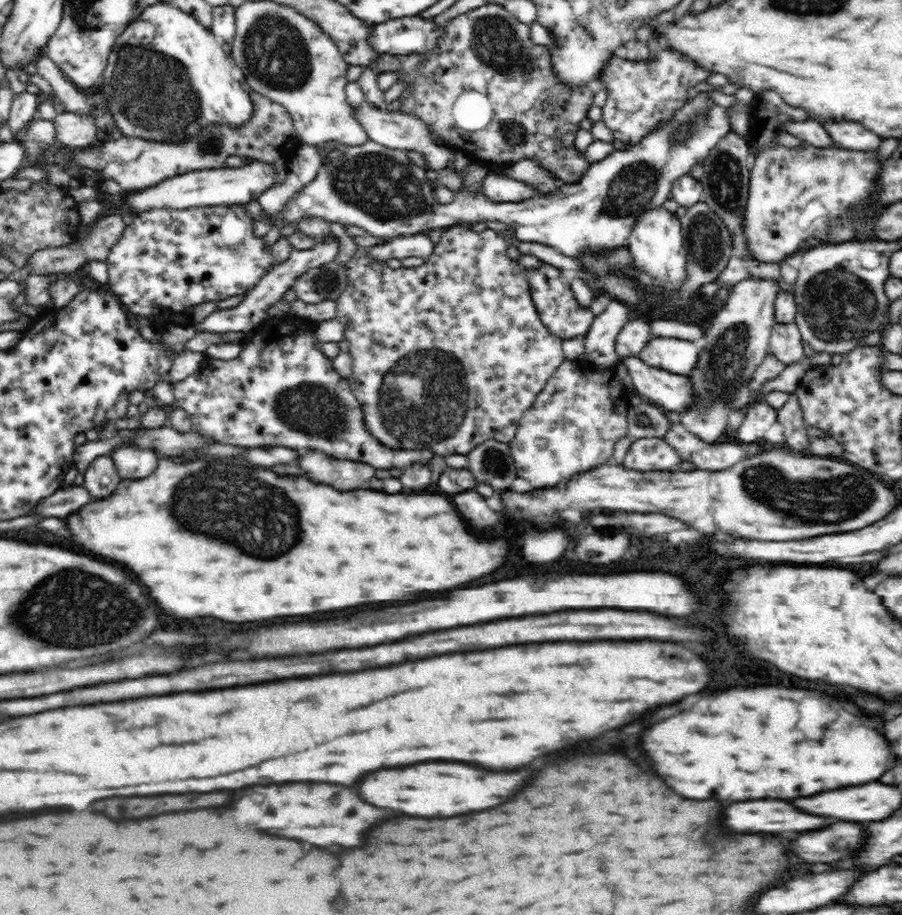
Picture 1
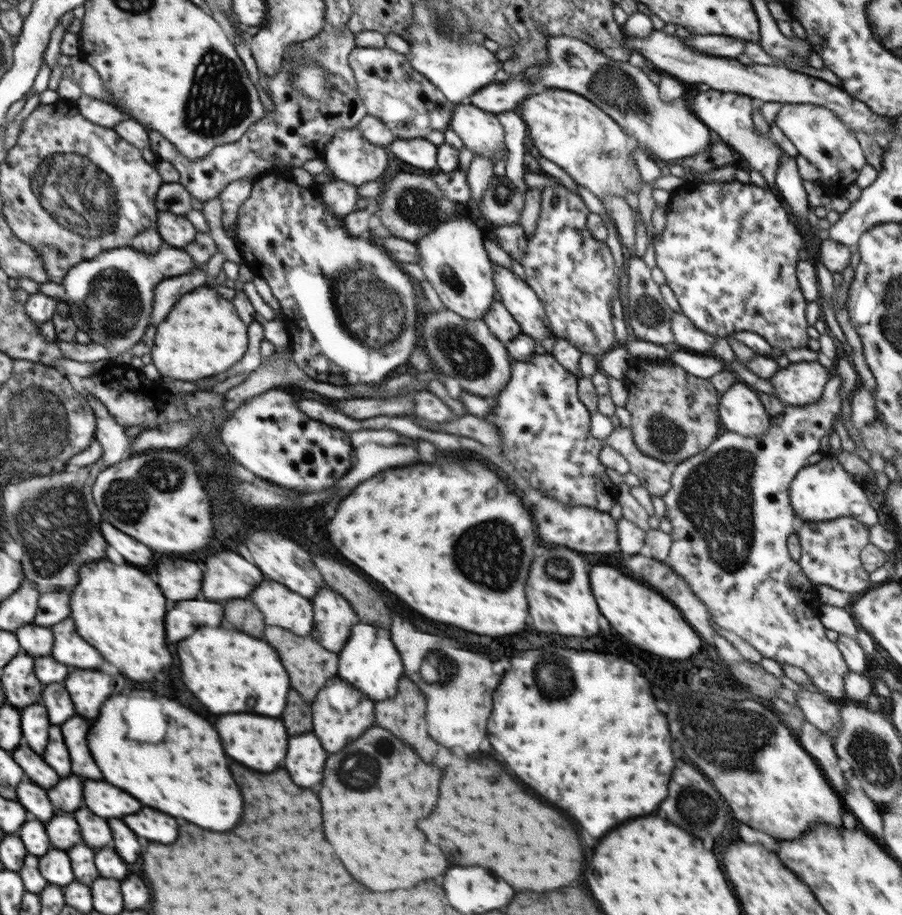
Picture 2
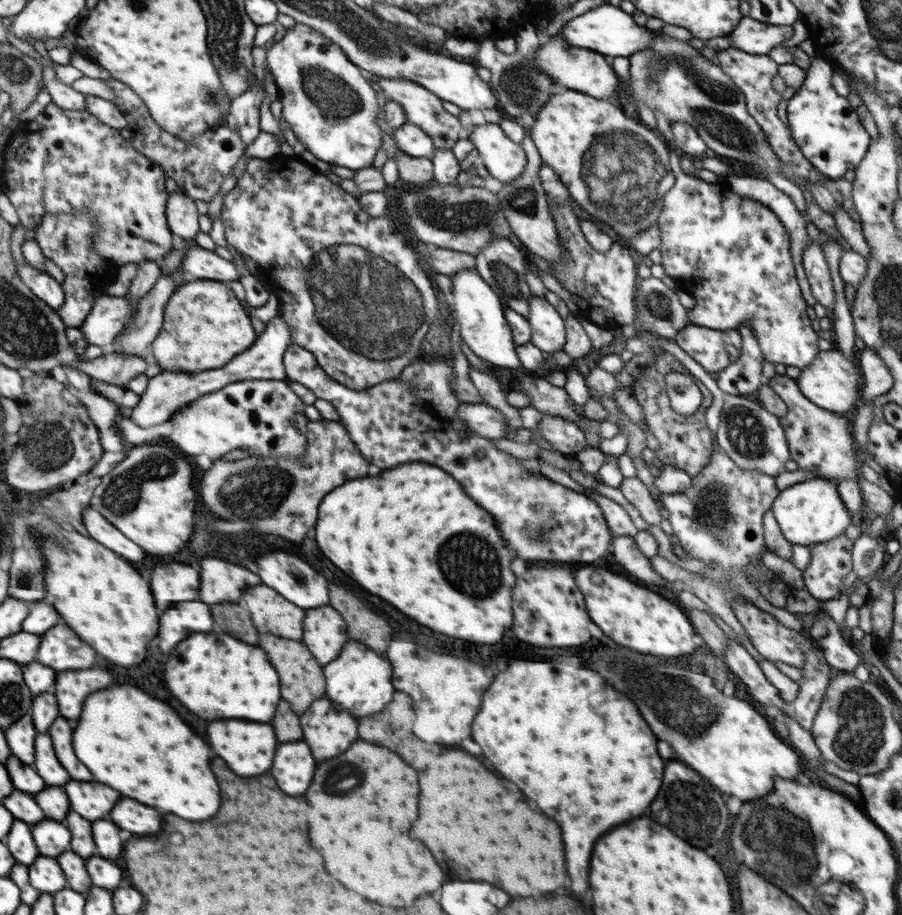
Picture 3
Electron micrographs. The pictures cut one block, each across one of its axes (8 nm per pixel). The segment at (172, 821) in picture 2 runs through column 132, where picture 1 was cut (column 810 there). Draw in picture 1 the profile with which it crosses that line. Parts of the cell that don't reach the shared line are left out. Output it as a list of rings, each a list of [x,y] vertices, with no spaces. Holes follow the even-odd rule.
[[[784,800],[736,802],[724,812],[724,826],[730,830],[762,832],[808,832],[832,824],[828,818],[812,816]]]

